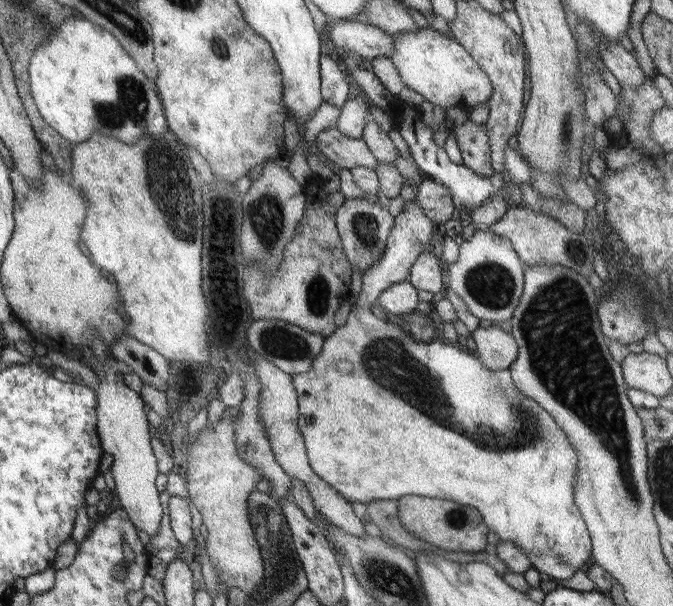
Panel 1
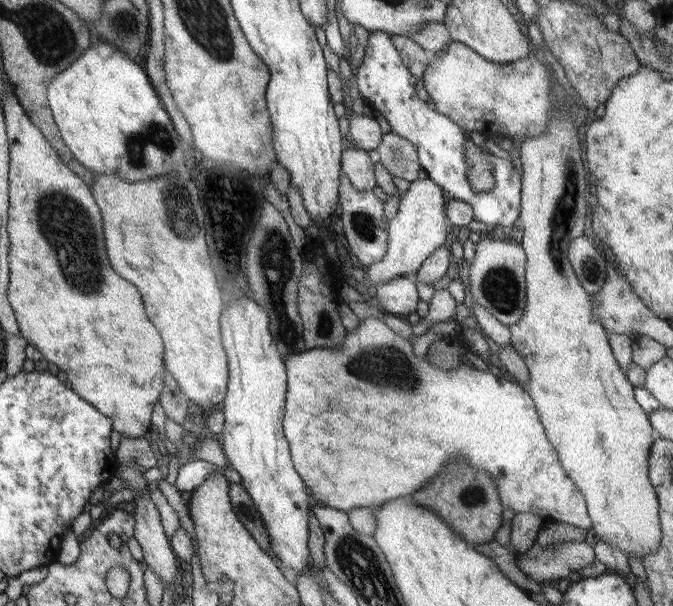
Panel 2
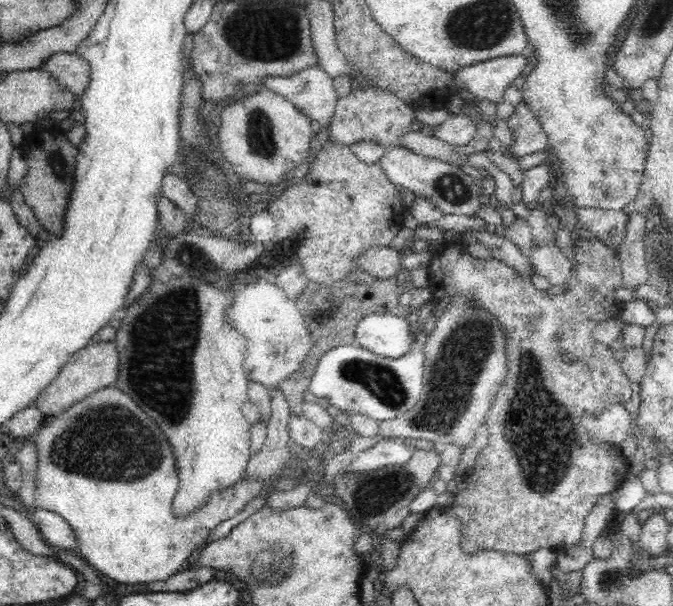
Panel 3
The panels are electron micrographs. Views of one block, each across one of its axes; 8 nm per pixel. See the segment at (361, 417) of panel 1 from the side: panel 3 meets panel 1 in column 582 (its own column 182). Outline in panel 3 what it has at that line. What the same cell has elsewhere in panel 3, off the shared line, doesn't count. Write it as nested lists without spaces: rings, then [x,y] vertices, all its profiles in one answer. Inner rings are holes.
[[[103,388],[87,395],[40,426],[31,440],[36,447],[35,506],[62,517],[74,531],[82,559],[122,584],[150,584],[175,575],[213,528],[234,518],[262,493],[259,482],[247,482],[245,475],[242,482],[212,495],[205,507],[189,517],[172,517],[170,506],[179,481],[170,443],[152,418],[116,388]]]

